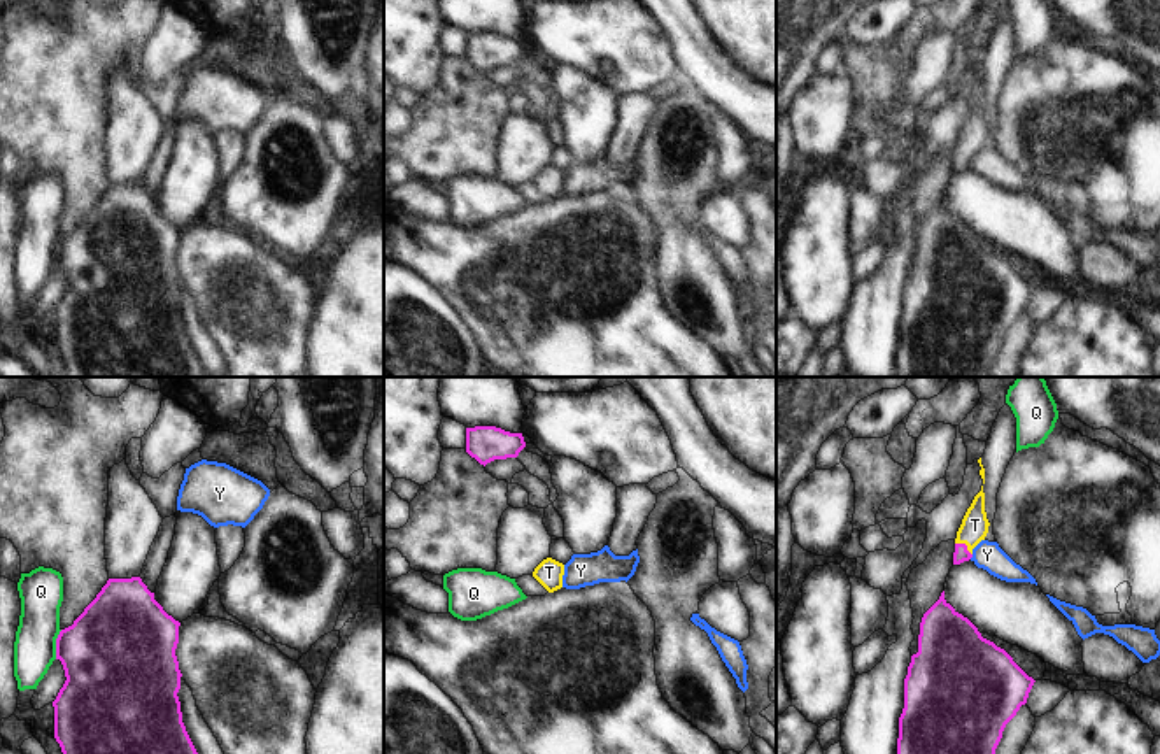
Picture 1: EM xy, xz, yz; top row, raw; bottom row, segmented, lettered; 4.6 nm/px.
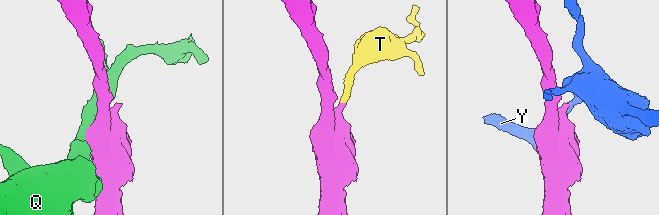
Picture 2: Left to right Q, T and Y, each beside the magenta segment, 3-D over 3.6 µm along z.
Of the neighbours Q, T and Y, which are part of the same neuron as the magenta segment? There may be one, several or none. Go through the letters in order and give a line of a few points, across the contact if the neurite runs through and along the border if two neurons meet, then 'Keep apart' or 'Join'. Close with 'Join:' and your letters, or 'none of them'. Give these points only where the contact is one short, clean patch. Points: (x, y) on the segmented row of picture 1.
Q: Keep apart
T: Line: yz (961, 554), (966, 546), (975, 525). Join
Y: Line: yz (973, 554), (969, 558). Keep apart
Join: T

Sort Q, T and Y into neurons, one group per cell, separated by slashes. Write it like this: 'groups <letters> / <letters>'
groups Q / T / Y

